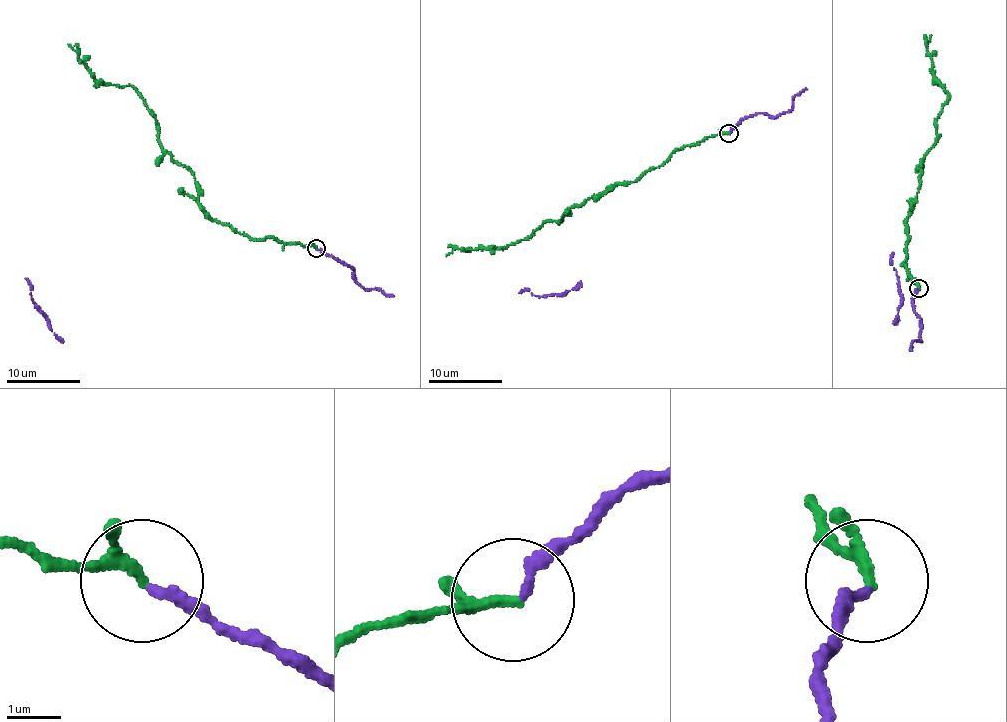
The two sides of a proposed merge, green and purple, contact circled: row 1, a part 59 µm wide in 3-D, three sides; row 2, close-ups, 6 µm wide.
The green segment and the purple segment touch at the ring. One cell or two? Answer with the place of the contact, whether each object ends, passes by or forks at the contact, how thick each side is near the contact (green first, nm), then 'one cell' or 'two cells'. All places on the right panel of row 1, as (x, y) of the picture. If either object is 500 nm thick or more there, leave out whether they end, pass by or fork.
at (919, 288); green passes by; purple ends there; 150 nm thick on the green side, 180 nm on the other; one cell

